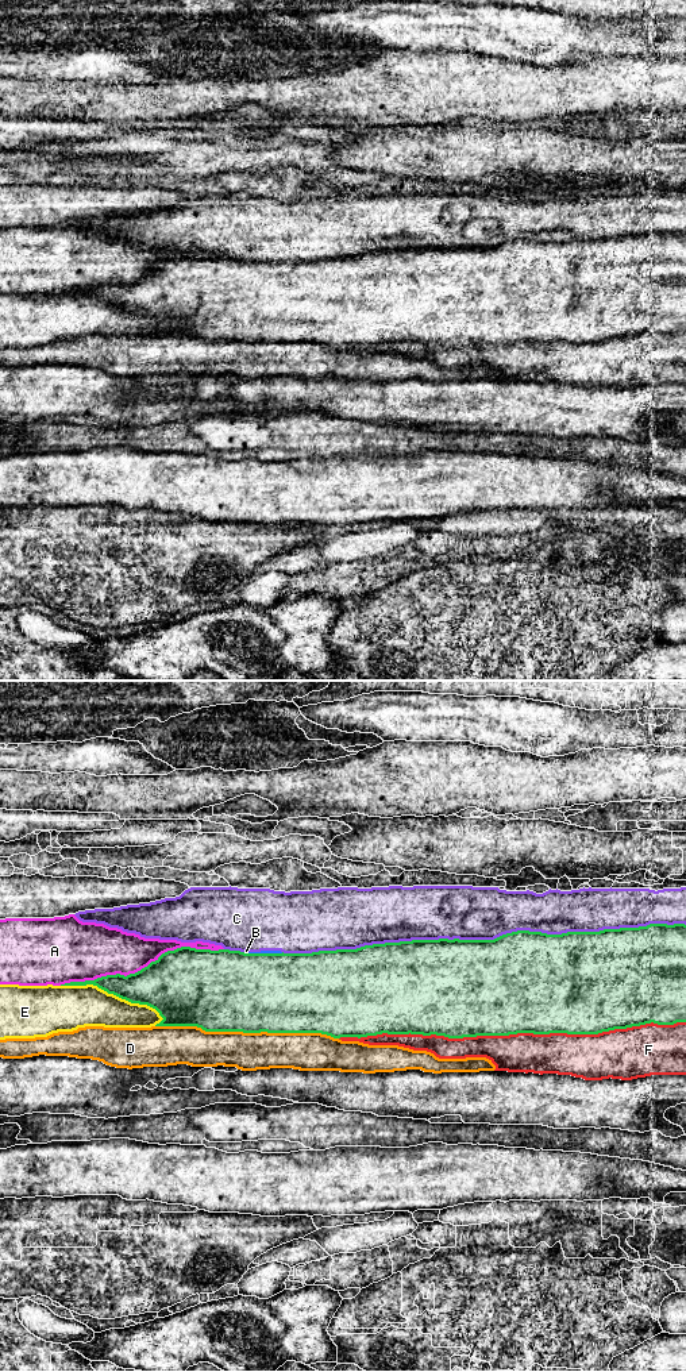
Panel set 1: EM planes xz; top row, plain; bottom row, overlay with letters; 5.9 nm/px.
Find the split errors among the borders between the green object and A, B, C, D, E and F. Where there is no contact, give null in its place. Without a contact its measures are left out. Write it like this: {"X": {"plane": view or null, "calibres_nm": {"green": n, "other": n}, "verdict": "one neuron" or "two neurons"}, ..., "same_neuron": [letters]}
{"A": {"plane": "xz", "calibres_nm": {"green": 400, "other": 280}, "verdict": "two neurons"}, "B": {"plane": "xz", "calibres_nm": {"green": 480, "other": 20}, "verdict": "two neurons"}, "C": {"plane": "xz", "calibres_nm": {"green": 500, "other": 320}, "verdict": "two neurons"}, "D": {"plane": "xz", "calibres_nm": {"green": 480, "other": 220}, "verdict": "two neurons"}, "E": {"plane": "xz", "calibres_nm": {"green": 240, "other": 260}, "verdict": "two neurons"}, "F": {"plane": "xz", "calibres_nm": {"green": 500, "other": 240}, "verdict": "two neurons"}, "same_neuron": []}

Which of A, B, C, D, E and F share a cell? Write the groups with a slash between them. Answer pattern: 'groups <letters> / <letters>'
groups A / B C / D / E / F

